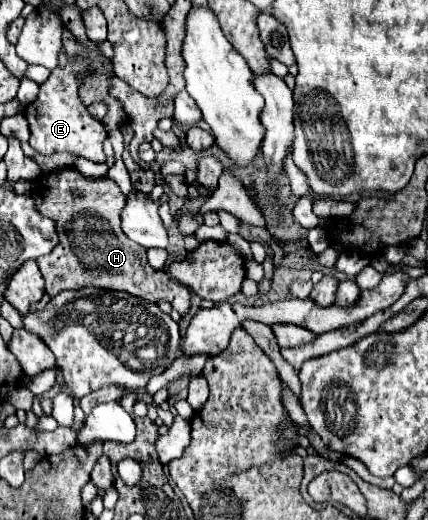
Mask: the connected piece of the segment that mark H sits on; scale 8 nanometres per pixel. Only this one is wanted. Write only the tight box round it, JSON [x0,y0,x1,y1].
[32,168,190,314]

